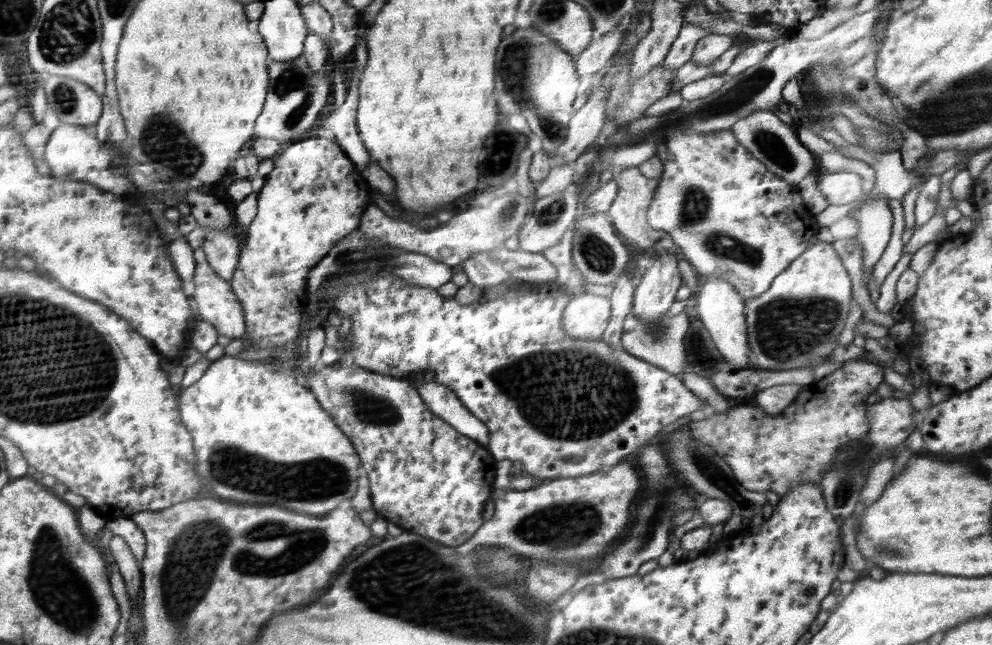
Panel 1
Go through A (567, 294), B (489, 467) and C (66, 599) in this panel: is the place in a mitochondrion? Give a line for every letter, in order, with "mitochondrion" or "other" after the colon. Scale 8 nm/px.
A: other
B: other
C: mitochondrion

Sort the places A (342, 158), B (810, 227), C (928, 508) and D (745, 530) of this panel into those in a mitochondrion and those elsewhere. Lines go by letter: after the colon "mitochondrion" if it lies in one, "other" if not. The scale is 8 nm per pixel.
A: other
B: other
C: other
D: other

